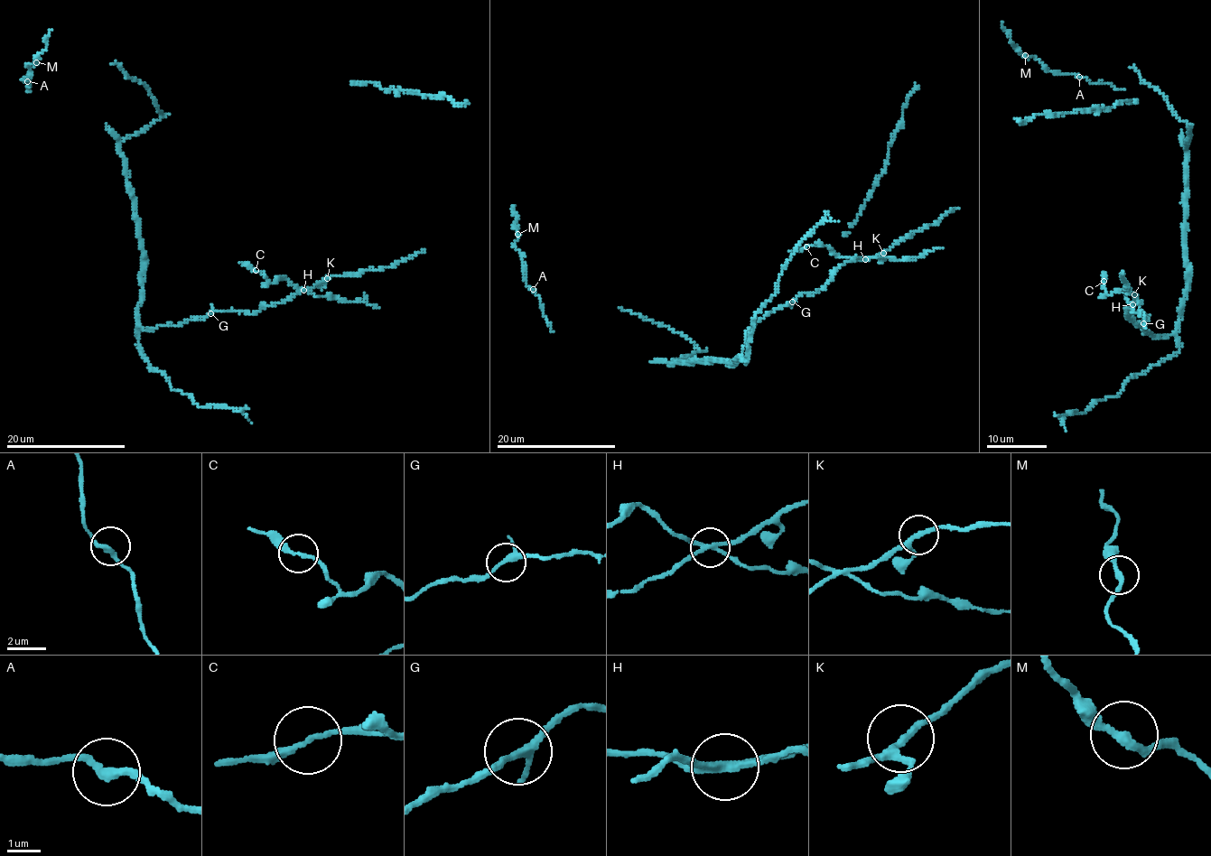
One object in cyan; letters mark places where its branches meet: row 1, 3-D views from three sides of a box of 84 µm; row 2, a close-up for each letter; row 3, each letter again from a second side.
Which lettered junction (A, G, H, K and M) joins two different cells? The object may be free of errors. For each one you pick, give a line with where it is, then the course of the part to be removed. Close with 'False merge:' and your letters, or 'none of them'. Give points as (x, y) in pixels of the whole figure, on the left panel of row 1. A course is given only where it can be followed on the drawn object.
H: Place: (303, 290). Course of the part to remove: (304, 290), (293, 285), (283, 277), (270, 283), (260, 272), (240, 264)
False merge: H

